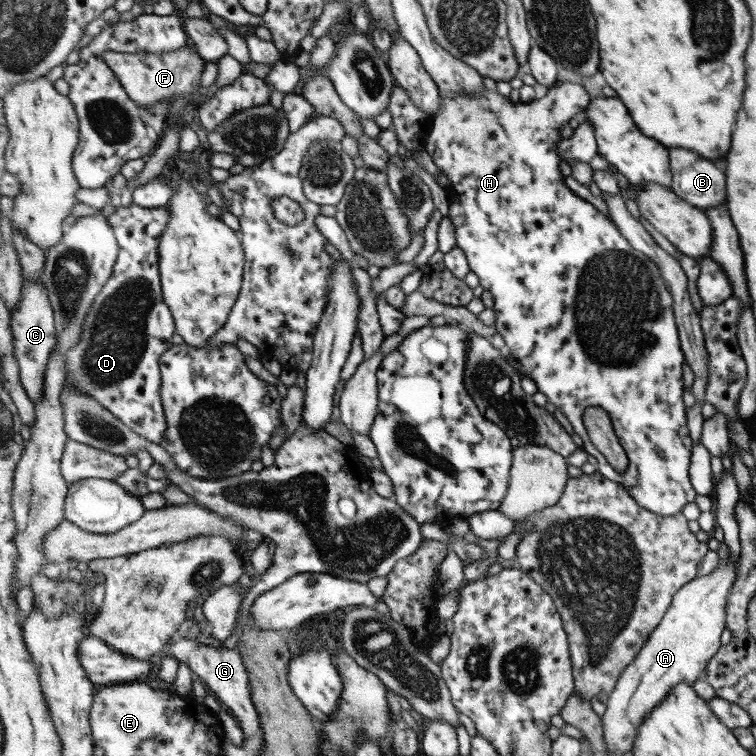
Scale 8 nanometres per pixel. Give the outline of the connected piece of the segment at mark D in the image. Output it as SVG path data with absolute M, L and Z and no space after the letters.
M132 203L109 217L120 252L114 274L98 295L83 325L81 340L68 352L69 381L96 398L137 434L159 443L167 430L162 403L162 354L174 344L174 314L164 298L159 261L159 239L171 221L169 208L147 208Z

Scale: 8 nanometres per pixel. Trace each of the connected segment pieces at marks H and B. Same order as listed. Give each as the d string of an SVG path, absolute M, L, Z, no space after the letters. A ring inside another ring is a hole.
M568 80L549 87L544 97L525 103L516 100L514 95L505 97L497 93L494 88L489 89L486 86L484 86L484 92L474 92L466 96L456 96L456 94L442 96L442 107L434 116L434 127L425 150L429 152L429 156L438 169L445 172L450 180L451 188L455 193L449 198L453 206L450 220L456 228L458 247L465 252L471 270L479 278L479 283L492 293L495 302L493 310L497 318L496 329L504 339L511 356L521 364L523 374L533 378L540 392L546 395L548 405L562 411L571 422L573 429L583 440L586 453L596 458L599 464L597 470L601 474L622 484L643 508L661 516L676 516L683 512L687 504L695 503L700 494L695 490L690 477L694 445L689 426L687 426L687 406L683 404L683 392L685 392L683 390L685 388L683 360L686 360L686 354L681 350L682 342L675 315L674 295L671 294L670 287L667 286L658 264L645 253L631 246L627 238L623 236L623 232L619 230L619 226L611 218L603 216L593 204L579 198L571 188L567 188L566 177L559 170L559 164L565 161L558 153L558 142L563 140L559 128L569 125L575 115L583 114L592 100L591 94L582 84ZM592 406L603 408L613 419L615 432L629 458L627 474L620 473L593 444L584 421L585 411Z
M670 148L671 171L673 171L673 188L679 197L703 210L717 208L727 204L727 176L724 170L711 159L694 150L686 148Z

